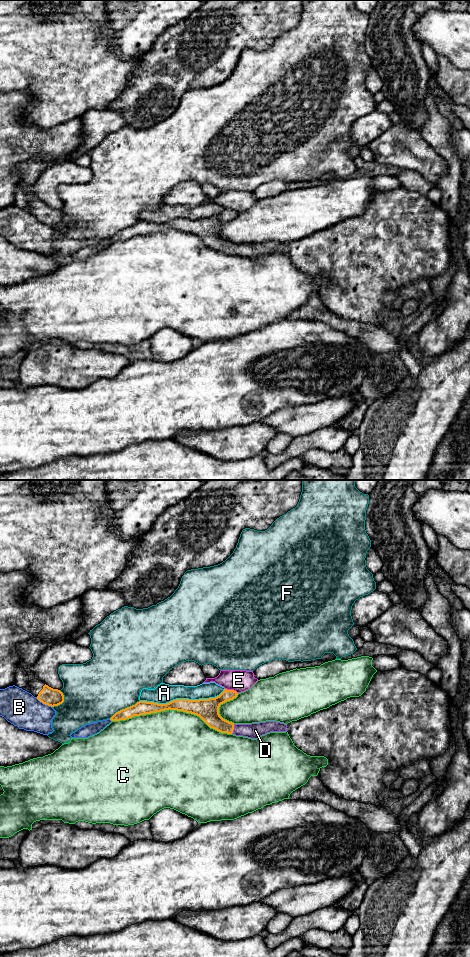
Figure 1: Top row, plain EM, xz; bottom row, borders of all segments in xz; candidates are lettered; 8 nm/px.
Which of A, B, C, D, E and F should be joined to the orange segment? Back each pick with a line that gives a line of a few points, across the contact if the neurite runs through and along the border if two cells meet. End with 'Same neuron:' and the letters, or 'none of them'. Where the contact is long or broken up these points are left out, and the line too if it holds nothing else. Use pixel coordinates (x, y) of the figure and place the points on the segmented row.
D: line xz (208, 711), (223, 726), (233, 729), (255, 730)
Same neuron: D

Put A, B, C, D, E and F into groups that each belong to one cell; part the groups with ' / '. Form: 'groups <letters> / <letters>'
groups A / B / C / D / E / F

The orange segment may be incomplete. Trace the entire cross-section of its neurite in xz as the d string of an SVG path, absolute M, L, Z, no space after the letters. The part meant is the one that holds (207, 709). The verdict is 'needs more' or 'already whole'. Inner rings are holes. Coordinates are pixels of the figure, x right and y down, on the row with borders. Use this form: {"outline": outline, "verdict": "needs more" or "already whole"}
{"outline": "M234 690L224 691L215 698L189 700L176 699L166 704L139 701L135 705L116 712L111 721L120 721L134 716L157 713L165 710L177 710L199 716L210 728L221 733L257 739L270 732L286 732L287 725L276 721L266 721L252 724L234 724L223 719L219 714L221 704L233 700L238 693Z", "verdict": "needs more"}

